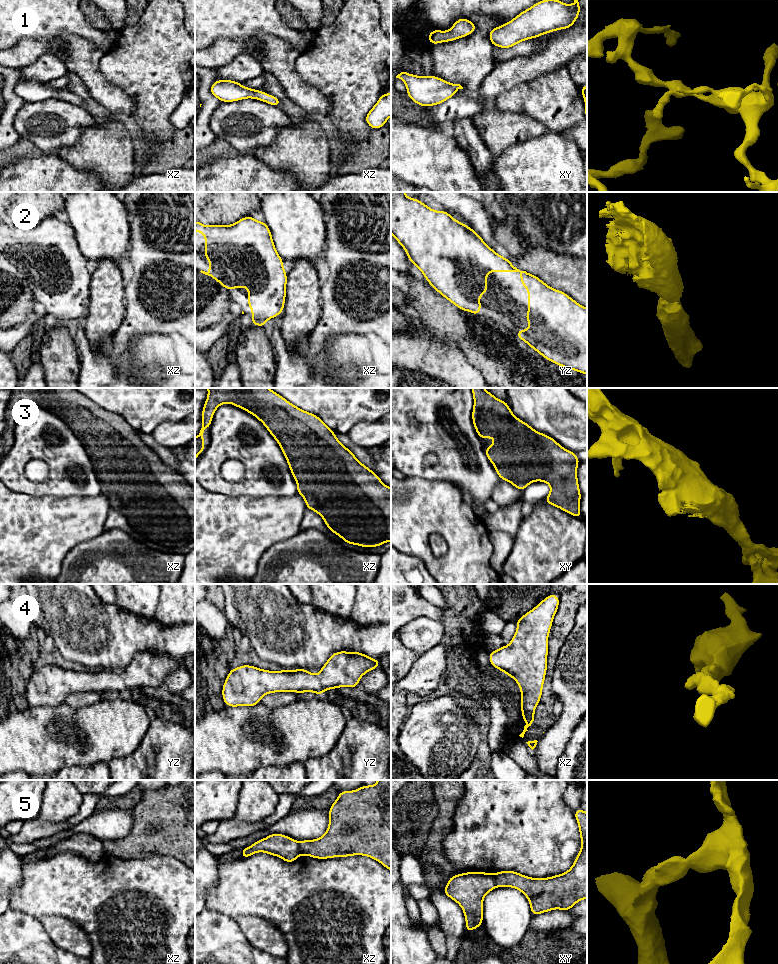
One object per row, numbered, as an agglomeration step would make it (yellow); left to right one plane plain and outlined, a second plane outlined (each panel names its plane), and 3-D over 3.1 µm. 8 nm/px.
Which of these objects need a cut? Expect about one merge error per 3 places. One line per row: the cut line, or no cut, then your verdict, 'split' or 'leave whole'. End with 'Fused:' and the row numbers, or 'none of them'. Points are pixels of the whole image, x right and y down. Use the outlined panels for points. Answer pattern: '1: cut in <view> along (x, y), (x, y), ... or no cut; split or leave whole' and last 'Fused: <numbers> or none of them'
1: no cut; leave whole
2: no cut; leave whole
3: no cut; leave whole
4: no cut; leave whole
5: cut in xy along (492, 874), (496, 886); split
Fused: 5

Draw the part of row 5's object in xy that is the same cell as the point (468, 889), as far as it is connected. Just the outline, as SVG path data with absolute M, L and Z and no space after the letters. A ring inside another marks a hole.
M466 872L453 875L448 880L443 893L461 906L467 933L481 927L483 898L496 887L493 874L487 872Z

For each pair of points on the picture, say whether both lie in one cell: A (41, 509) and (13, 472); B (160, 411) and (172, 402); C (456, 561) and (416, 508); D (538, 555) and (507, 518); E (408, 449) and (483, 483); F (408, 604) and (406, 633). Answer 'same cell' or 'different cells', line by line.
A: different cells
B: same cell
C: same cell
D: different cells
E: same cell
F: different cells

